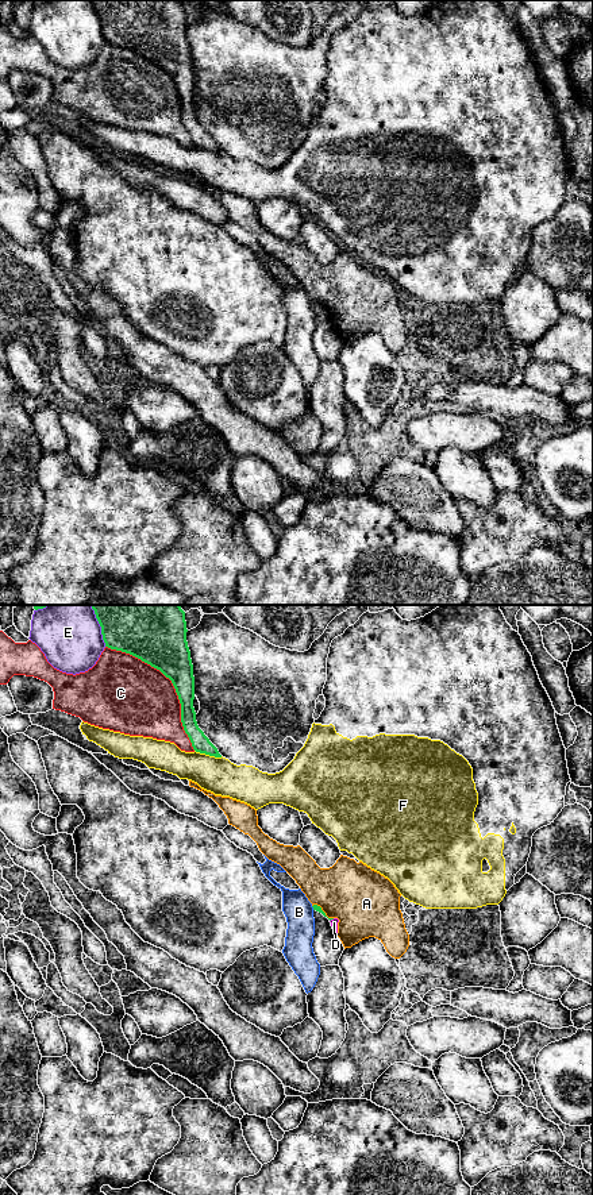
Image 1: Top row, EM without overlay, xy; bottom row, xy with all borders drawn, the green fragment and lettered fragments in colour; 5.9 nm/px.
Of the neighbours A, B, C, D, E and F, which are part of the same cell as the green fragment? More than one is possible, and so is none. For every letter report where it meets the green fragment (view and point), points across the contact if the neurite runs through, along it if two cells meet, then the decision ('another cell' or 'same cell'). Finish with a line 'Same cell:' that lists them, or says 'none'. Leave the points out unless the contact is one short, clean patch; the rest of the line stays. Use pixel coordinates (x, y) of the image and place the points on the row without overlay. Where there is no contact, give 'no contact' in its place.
A: contact xy (322, 305); another cell
B: contact xy (312, 301); another cell
C: contact xy (172, 77); another cell
D: contact xy (331, 313); border xy (334, 313), (330, 316); another cell
E: contact xy (100, 20); another cell
F: contact xy (208, 149); another cell
Same cell: none

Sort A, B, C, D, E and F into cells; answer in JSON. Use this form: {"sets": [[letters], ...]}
{"sets": [["A", "D"], ["B"], ["C"], ["E"], ["F"]]}

